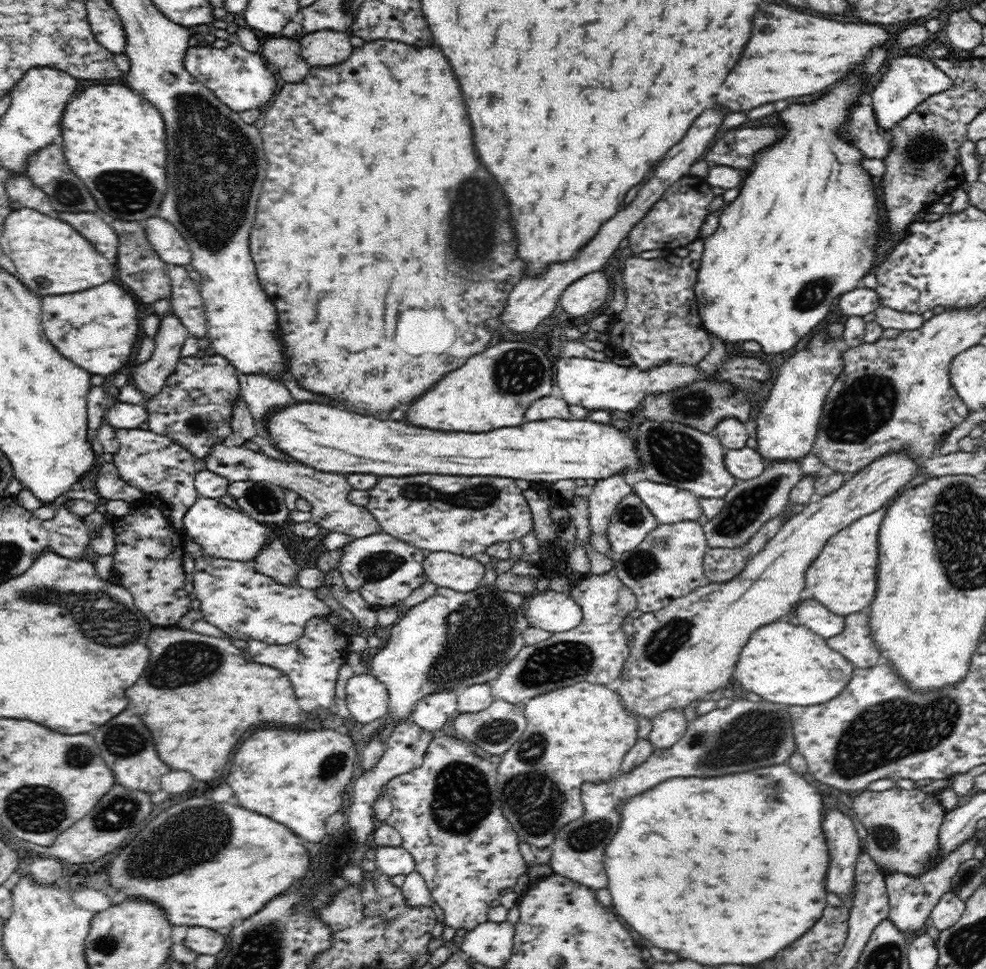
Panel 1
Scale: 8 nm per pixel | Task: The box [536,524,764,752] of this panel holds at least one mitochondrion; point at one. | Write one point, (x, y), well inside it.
(668, 639)

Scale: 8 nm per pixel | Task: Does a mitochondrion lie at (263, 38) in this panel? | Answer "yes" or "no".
no

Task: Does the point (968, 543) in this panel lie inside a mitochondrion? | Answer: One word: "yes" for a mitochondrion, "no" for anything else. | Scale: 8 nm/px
yes

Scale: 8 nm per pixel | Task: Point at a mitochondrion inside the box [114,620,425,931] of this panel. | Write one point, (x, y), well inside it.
(193, 836)

